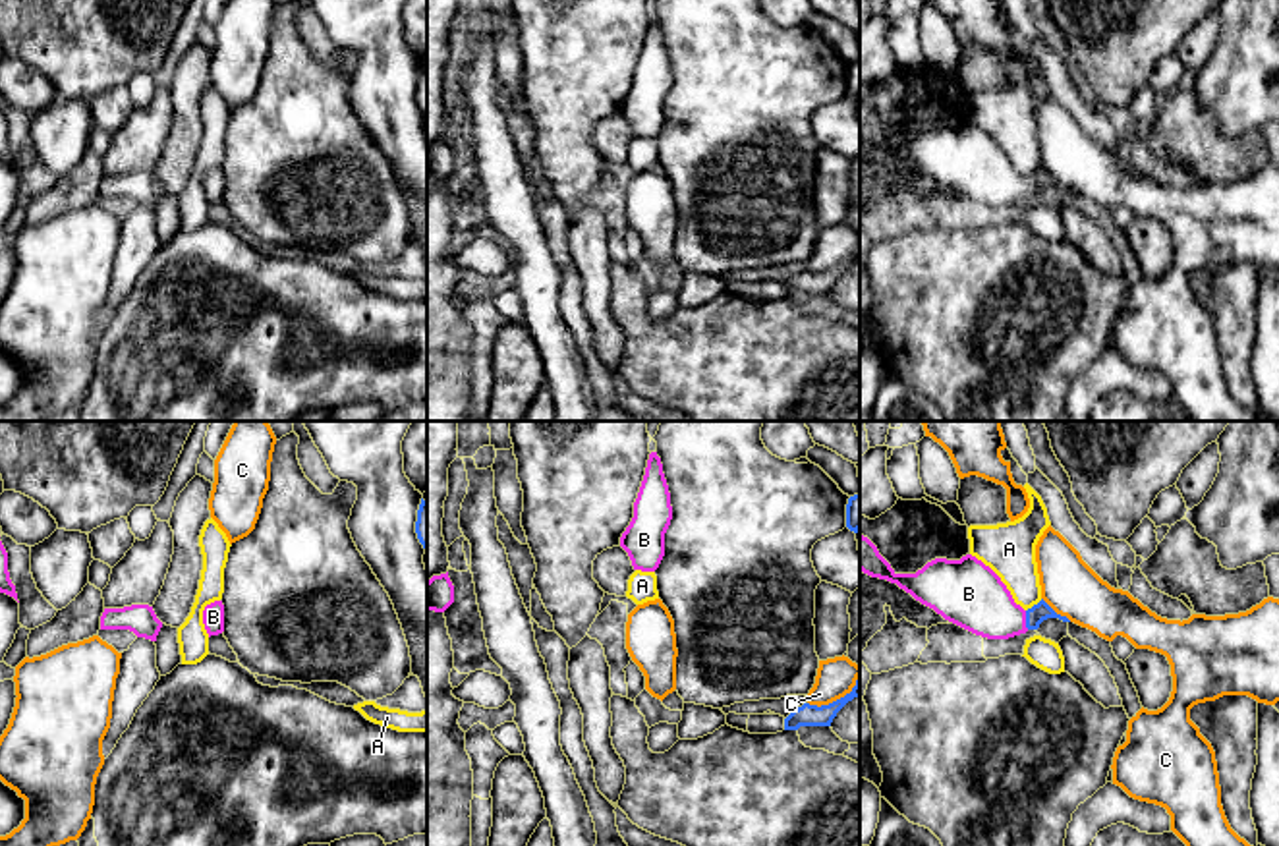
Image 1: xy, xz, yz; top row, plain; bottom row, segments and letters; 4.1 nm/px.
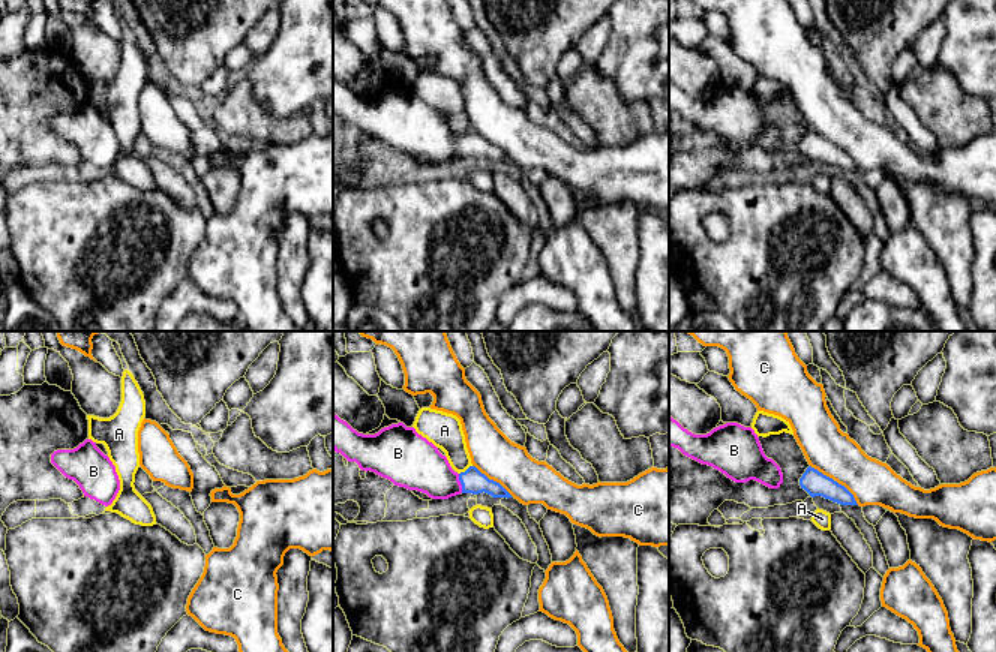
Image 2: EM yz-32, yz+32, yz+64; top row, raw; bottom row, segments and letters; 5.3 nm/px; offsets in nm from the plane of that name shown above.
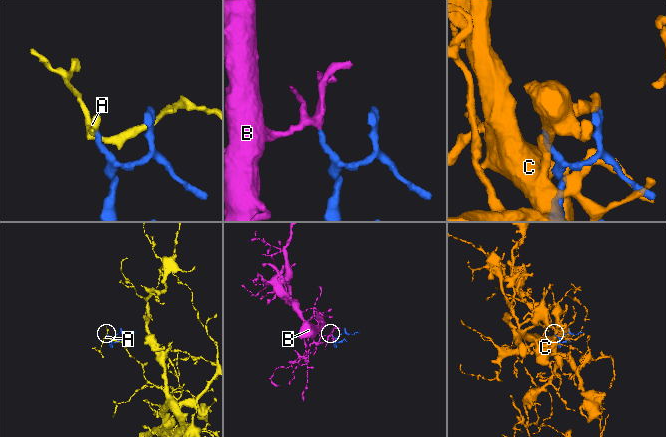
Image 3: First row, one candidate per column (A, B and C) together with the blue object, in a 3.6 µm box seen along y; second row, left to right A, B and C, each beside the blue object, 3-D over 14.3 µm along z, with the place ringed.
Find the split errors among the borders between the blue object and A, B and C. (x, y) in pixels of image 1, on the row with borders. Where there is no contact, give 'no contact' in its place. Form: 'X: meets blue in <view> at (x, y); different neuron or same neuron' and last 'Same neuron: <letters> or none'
A: meets blue in yz at (1034, 605); different neuron
B: meets blue in yz at (1026, 620); same neuron
C: meets blue in yz at (1055, 613); different neuron
Same neuron: B

